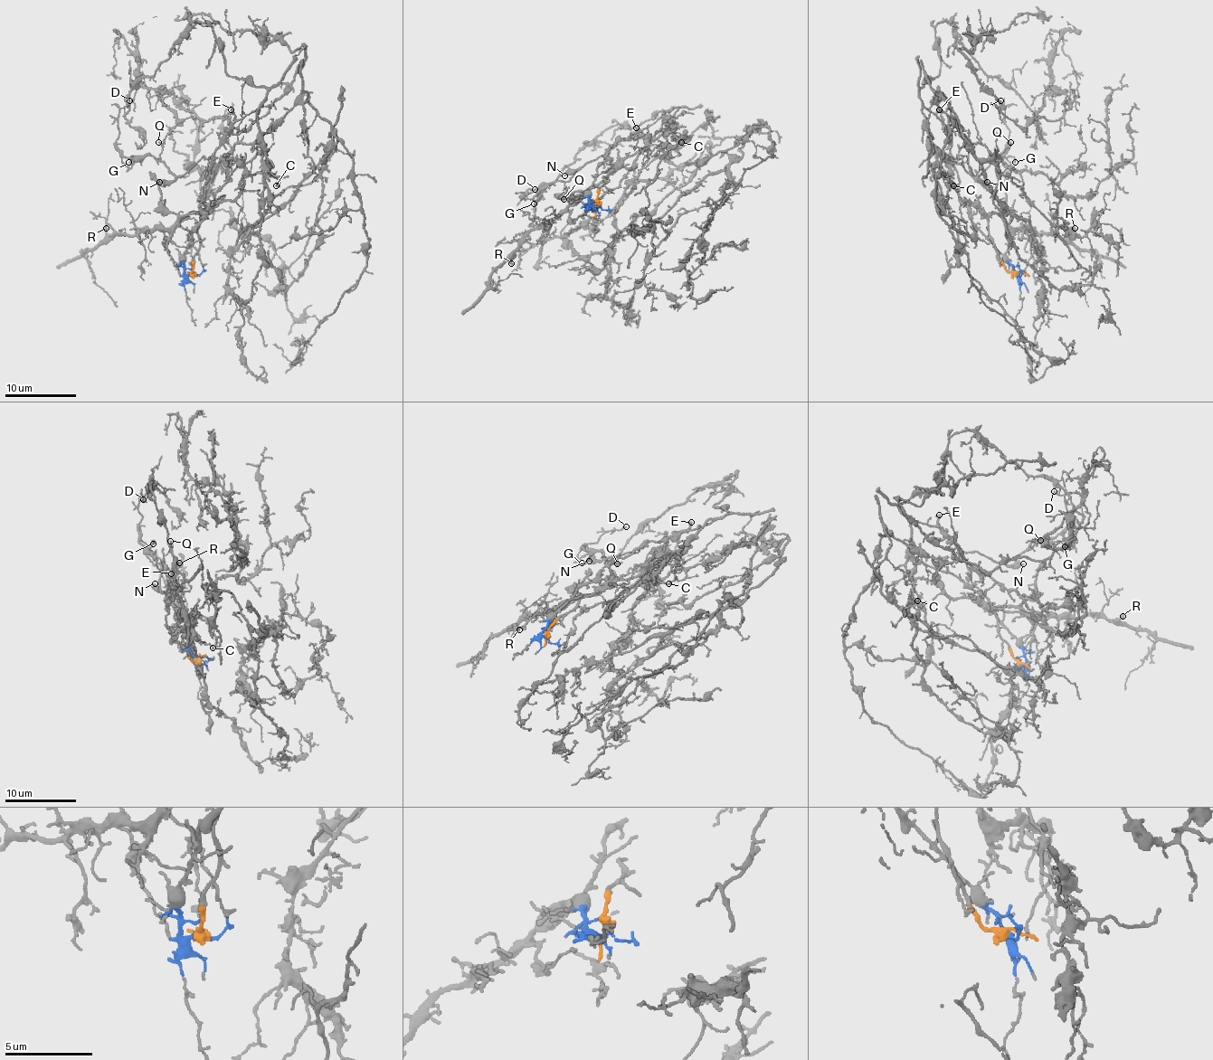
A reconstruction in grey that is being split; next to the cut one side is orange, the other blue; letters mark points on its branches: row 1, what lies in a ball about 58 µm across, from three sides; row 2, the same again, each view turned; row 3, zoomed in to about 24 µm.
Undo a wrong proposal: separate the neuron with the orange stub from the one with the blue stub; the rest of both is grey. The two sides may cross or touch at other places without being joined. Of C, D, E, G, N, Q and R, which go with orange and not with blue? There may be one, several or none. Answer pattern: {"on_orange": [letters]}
{"on_orange": ["C", "R"]}

